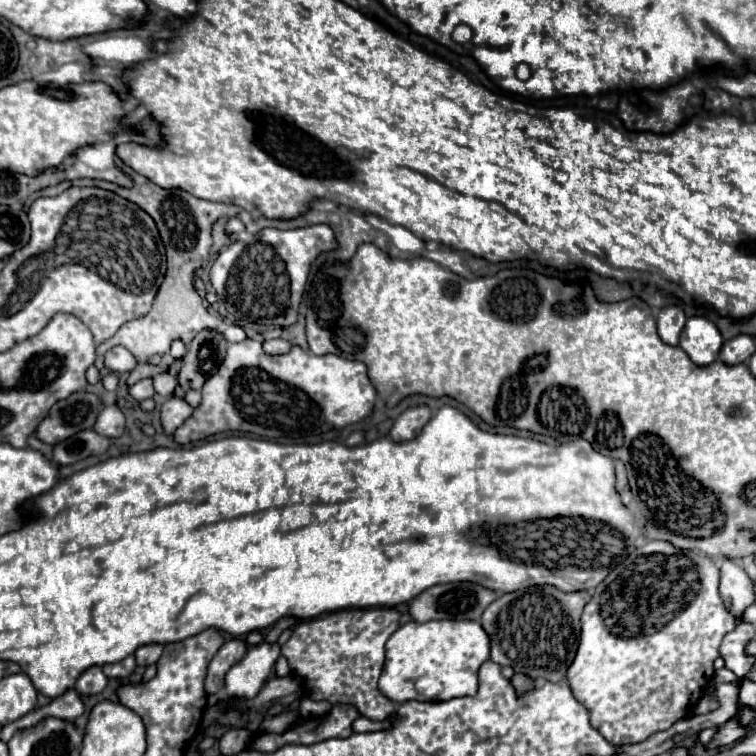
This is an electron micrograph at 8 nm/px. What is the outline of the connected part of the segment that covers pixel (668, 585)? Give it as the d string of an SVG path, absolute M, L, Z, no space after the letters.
M653 540L653 542L647 542L645 546L637 548L633 554L629 554L595 588L593 598L585 606L583 616L581 616L579 648L577 648L577 654L575 654L573 664L567 670L567 682L569 682L571 690L573 690L573 696L589 710L591 726L597 728L607 742L613 742L613 744L637 744L641 740L647 740L655 732L669 730L677 720L683 720L683 718L687 718L691 714L693 704L703 696L703 692L705 692L705 688L707 688L707 684L709 684L709 680L713 676L713 662L715 662L715 658L719 658L719 644L721 644L723 636L735 628L735 616L725 608L725 604L723 604L721 596L719 596L717 580L719 580L719 570L713 564L711 558L697 556L691 550L677 550L669 542Z

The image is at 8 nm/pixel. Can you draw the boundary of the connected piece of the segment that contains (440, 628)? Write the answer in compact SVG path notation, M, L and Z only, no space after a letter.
M475 620L407 622L387 640L379 690L393 702L475 696L477 670L485 660L489 660L489 636Z

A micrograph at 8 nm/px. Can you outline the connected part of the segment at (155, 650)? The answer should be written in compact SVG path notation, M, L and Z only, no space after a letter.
M147 644L147 646L141 646L141 648L135 652L137 664L139 664L139 666L155 664L155 662L161 658L161 652L163 652L163 646L161 646L161 644Z

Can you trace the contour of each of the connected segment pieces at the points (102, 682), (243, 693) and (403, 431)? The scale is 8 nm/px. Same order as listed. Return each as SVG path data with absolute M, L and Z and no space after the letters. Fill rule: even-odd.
M91 666L79 676L79 680L75 684L75 690L79 694L97 694L105 686L107 686L107 676L103 674L101 666Z
M279 644L253 646L245 658L233 666L225 676L225 690L229 696L253 698L265 684L275 660L279 658Z
M415 406L415 408L405 410L389 432L391 440L413 440L413 436L417 436L417 432L421 432L421 428L425 426L425 420L429 420L429 416L431 416L431 410L427 406Z

